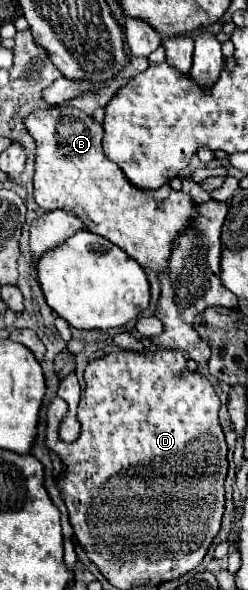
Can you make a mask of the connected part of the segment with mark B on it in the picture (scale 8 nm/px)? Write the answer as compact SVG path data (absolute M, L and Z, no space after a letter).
M48 107L30 113L24 127L36 141L34 199L44 211L62 209L84 221L92 233L98 233L128 251L142 267L160 273L168 269L170 245L190 223L196 203L190 195L162 185L156 191L134 187L120 167L104 155L102 125L74 107Z

